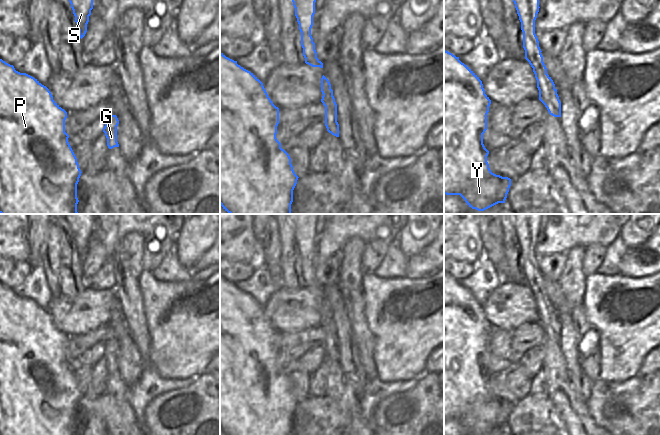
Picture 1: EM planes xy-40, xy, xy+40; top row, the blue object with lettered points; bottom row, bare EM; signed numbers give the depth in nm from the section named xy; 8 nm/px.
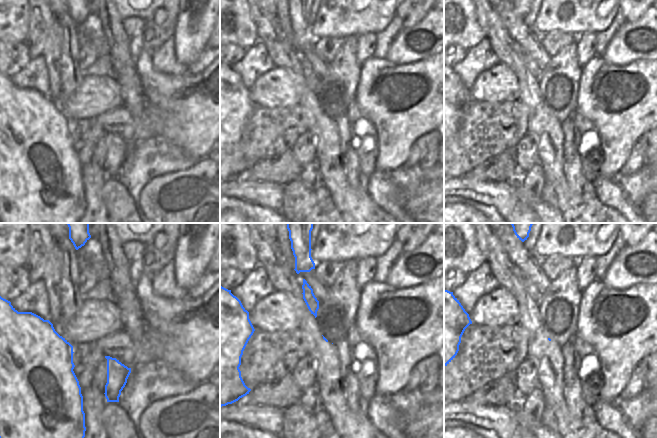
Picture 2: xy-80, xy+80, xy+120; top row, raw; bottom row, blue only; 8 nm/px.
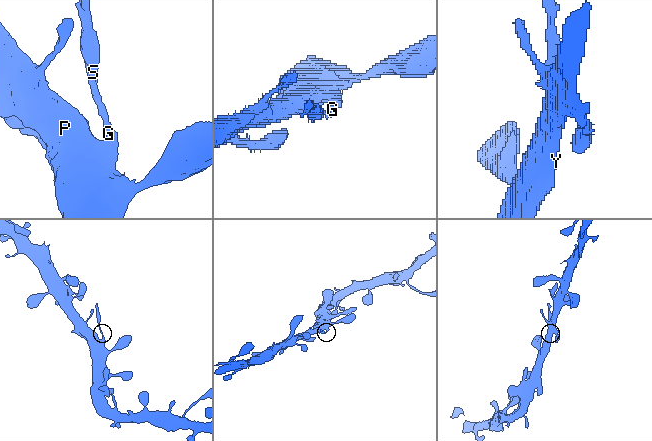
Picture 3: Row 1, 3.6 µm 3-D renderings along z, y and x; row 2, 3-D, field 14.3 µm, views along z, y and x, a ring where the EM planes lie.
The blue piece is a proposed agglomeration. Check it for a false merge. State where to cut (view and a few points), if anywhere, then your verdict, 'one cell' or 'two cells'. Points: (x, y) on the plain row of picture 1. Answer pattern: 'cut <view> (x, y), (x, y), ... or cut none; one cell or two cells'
cut xy+40 (554, 312), (551, 320), (541, 325); two cells

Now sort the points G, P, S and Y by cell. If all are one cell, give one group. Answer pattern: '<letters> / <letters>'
G P Y / S

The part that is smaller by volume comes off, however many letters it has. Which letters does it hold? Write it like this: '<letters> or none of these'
S

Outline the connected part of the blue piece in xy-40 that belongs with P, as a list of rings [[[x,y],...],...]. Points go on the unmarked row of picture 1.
[[[0,283],[0,435],[77,435],[77,408],[82,396],[68,366],[69,359],[65,356],[66,342],[67,336],[53,324],[46,310]]]

